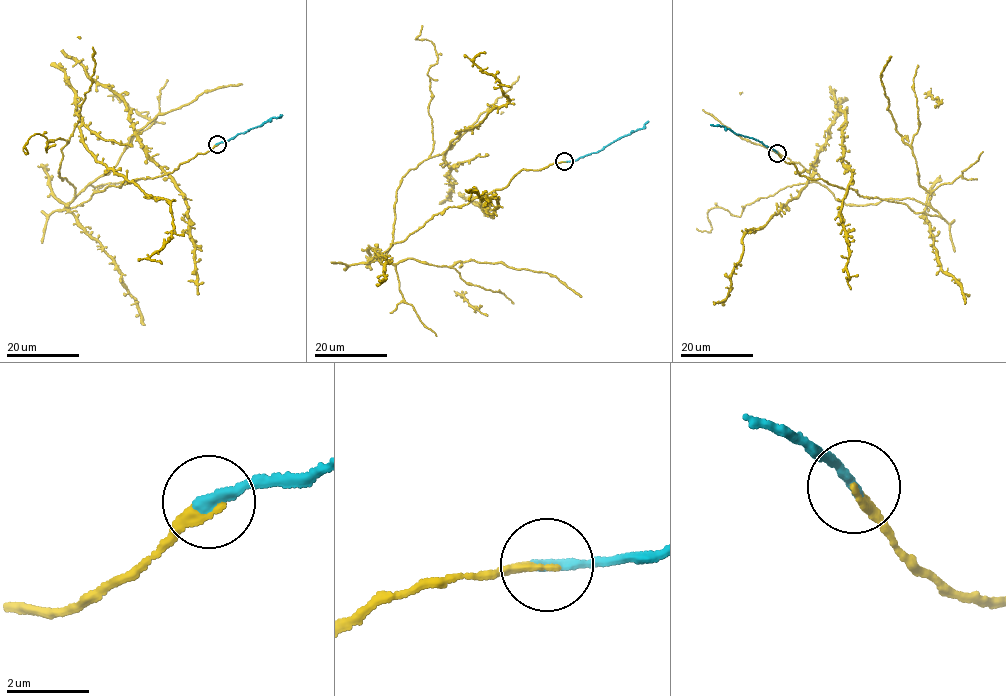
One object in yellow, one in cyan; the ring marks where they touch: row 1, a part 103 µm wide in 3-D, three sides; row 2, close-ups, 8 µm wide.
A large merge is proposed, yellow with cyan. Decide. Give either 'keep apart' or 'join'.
join

